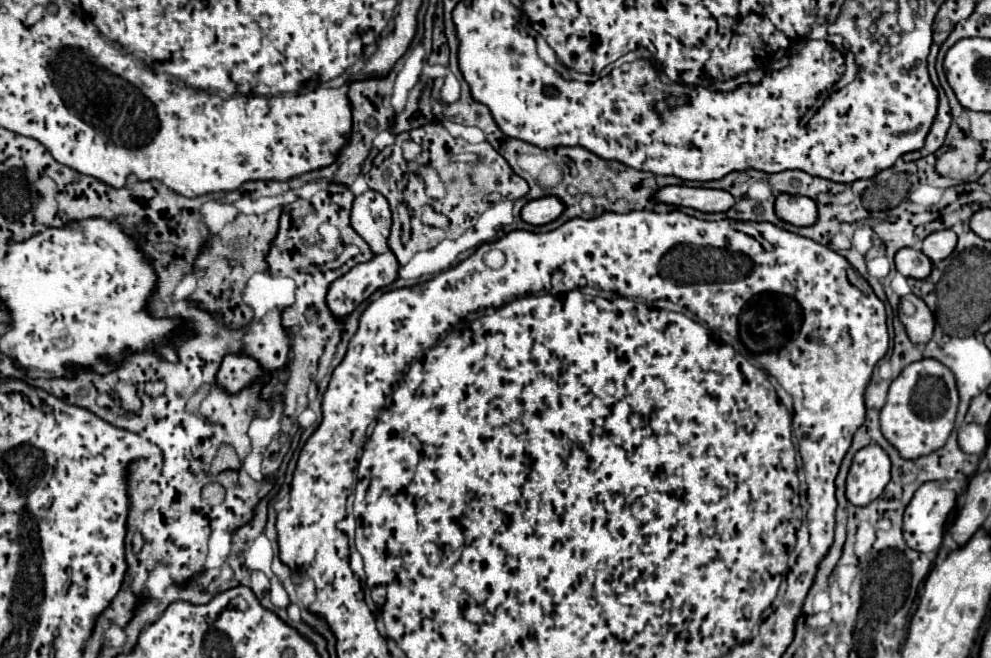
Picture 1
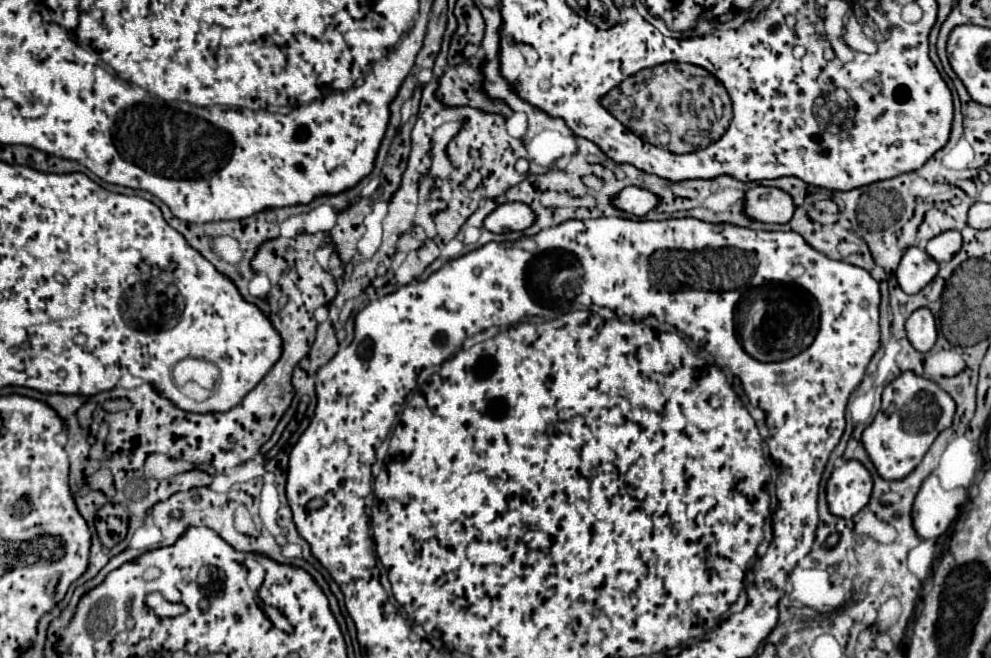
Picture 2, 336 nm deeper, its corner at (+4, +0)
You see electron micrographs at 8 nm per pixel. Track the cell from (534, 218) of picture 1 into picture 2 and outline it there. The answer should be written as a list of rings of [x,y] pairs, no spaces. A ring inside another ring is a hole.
[[[504,203],[498,205],[486,219],[484,229],[492,233],[506,233],[506,231],[524,231],[534,223],[534,213],[528,205],[522,203]]]

